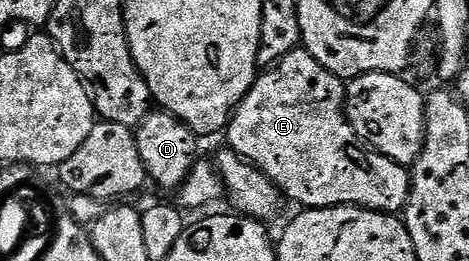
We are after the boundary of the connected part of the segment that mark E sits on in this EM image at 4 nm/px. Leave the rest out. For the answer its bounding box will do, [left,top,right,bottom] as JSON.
[226,46,412,214]

